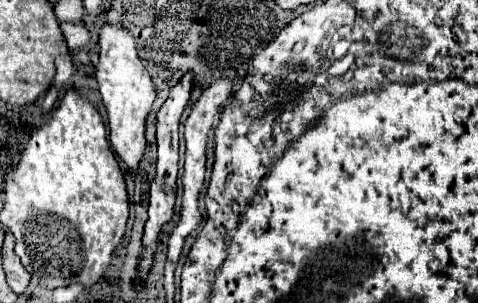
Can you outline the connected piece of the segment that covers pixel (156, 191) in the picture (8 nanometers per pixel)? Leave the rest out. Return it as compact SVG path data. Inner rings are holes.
M188 73L176 87L170 89L170 97L158 111L158 123L156 123L156 137L158 137L158 161L156 161L156 175L152 179L150 189L150 209L148 209L148 223L144 227L144 253L138 267L138 275L144 277L152 265L152 257L156 251L156 241L160 235L162 225L166 225L174 215L174 203L176 203L176 175L178 175L178 123L182 117L182 111L190 99L192 93L192 75Z

